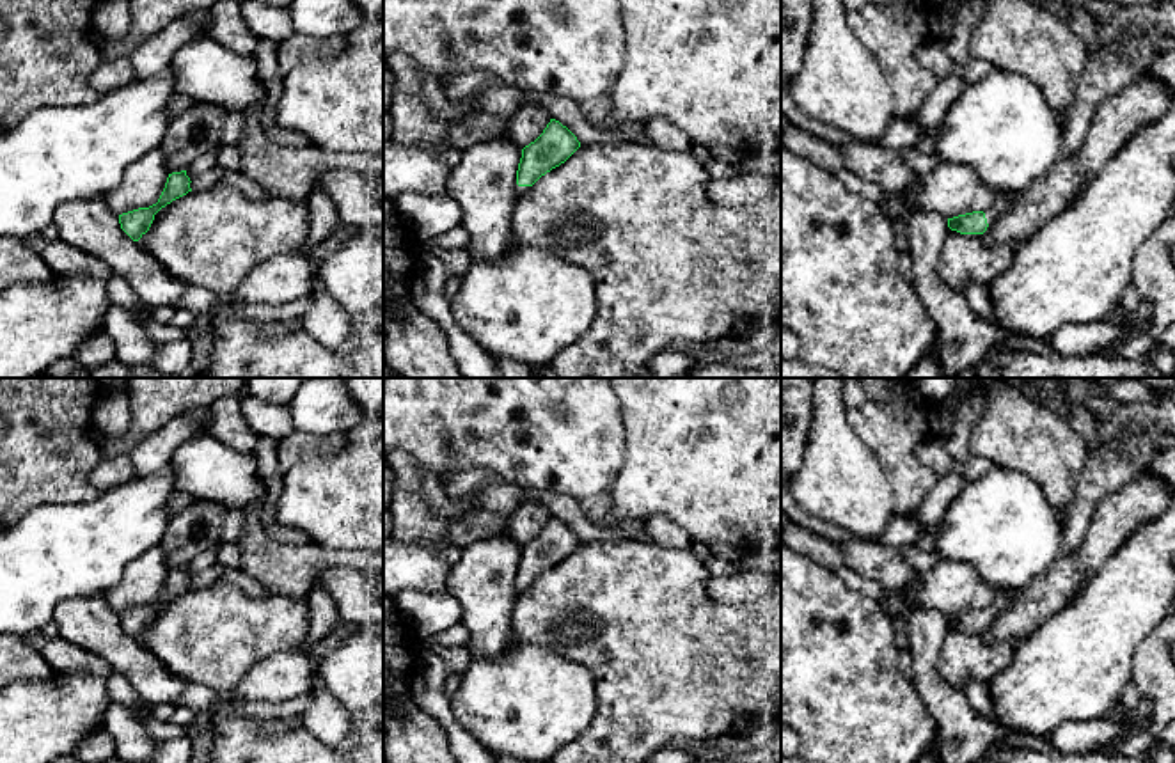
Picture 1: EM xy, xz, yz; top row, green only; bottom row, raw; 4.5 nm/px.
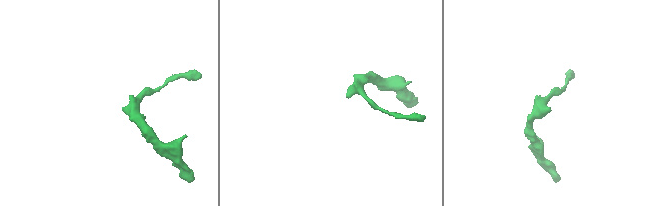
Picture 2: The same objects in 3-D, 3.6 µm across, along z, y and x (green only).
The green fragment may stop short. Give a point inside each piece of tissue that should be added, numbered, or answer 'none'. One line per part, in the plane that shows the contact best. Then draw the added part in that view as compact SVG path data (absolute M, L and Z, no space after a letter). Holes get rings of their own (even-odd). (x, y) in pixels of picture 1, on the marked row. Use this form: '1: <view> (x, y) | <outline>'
1: yz (1003, 201) | M1001 193L996 199L996 202L989 209L983 211L989 227L998 220L999 215L1003 215L1010 208L1010 204L1012 204L1012 195Z

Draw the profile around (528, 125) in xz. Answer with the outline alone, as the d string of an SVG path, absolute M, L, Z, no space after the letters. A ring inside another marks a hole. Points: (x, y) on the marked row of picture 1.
M538 105L520 106L511 121L509 128L511 142L524 149L543 133L550 119L552 119L550 114L543 106Z

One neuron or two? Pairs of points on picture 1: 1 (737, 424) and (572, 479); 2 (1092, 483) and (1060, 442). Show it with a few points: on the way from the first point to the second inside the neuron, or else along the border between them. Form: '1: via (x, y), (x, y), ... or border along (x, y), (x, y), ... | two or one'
1: border along (622, 421), (623, 462), (607, 490) | two
2: border along (1090, 449), (1076, 485), (1074, 501), (1067, 510) | two

